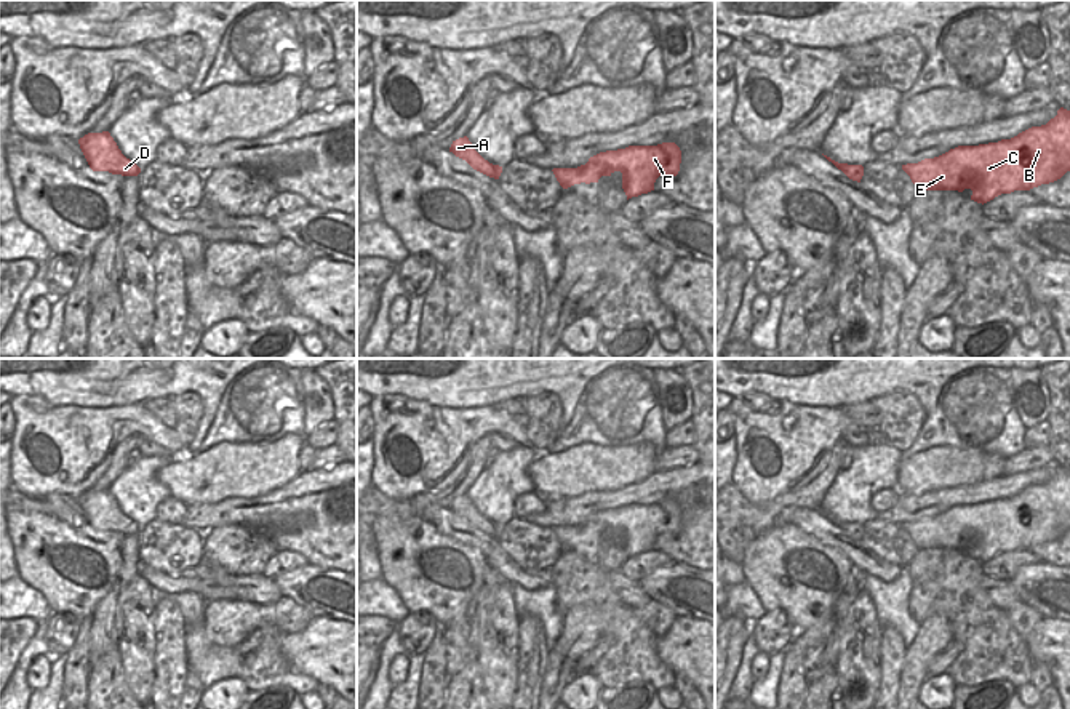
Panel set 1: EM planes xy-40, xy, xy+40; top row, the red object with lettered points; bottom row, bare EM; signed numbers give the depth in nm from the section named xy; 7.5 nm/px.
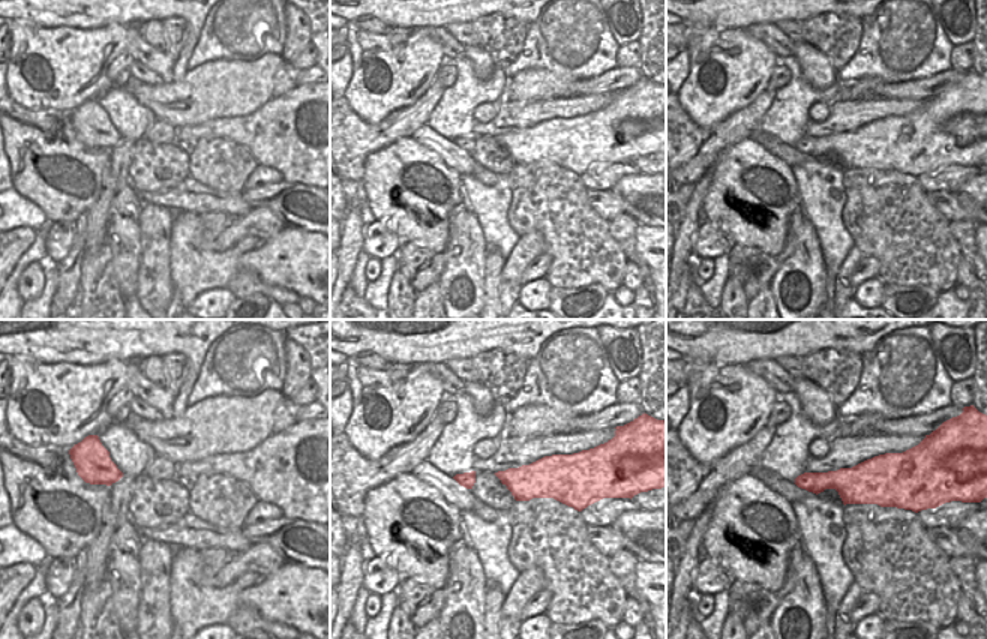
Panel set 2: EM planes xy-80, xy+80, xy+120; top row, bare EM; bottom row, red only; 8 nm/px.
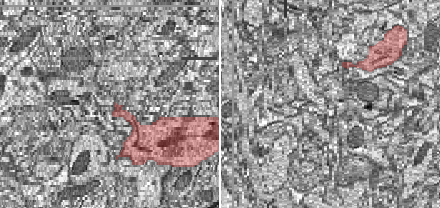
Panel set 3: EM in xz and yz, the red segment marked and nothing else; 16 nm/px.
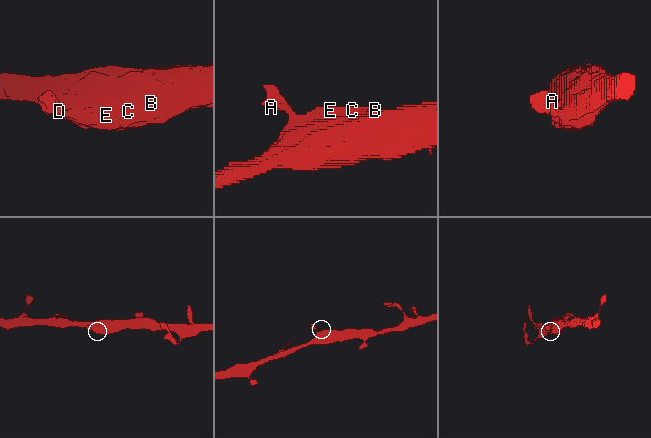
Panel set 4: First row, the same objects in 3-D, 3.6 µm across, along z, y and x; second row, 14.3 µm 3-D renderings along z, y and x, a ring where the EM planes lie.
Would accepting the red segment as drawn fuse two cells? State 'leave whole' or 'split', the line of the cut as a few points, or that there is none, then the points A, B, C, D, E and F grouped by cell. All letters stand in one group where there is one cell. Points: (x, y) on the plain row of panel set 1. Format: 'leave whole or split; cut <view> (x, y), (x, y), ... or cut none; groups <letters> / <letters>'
leave whole; cut none; groups A B C D E F

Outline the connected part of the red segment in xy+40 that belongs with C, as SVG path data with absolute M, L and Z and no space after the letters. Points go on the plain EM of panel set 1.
M1060 466L1046 483L1011 498L958 504L902 528L918 549L971 547L971 559L982 563L1001 552L1054 541L1070 530L1070 469Z

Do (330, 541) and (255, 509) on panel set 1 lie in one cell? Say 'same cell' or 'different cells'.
same cell

